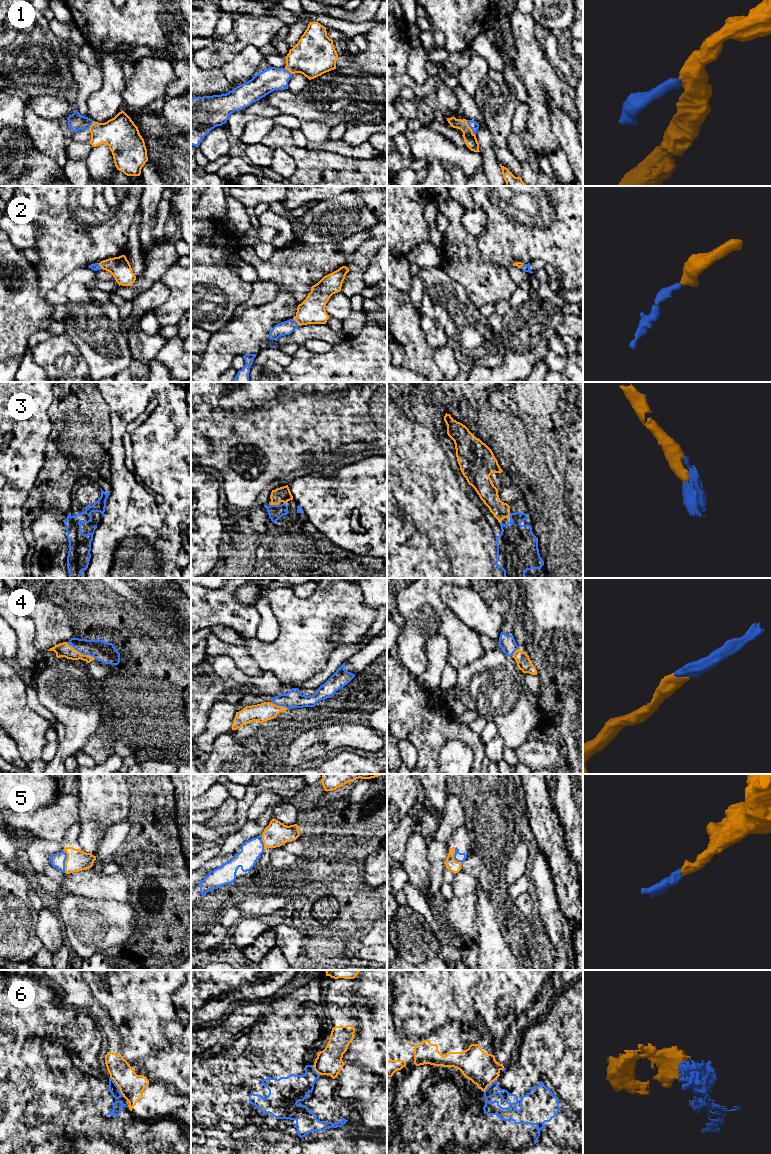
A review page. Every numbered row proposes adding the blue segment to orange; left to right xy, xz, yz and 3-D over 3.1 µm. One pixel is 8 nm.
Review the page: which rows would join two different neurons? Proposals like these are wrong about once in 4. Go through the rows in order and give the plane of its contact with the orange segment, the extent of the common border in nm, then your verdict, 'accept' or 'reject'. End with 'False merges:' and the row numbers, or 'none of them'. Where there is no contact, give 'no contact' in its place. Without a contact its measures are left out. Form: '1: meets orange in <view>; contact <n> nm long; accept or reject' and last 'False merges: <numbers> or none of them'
1: meets orange in yz; contact 150 nm long; accept
2: meets orange in xz; contact 80 nm long; accept
3: meets orange in xz; contact 60 nm long; accept
4: meets orange in xy; contact 280 nm long; accept
5: meets orange in xy; contact 190 nm long; accept
6: meets orange in xy; contact 190 nm long; reject
False merges: 6

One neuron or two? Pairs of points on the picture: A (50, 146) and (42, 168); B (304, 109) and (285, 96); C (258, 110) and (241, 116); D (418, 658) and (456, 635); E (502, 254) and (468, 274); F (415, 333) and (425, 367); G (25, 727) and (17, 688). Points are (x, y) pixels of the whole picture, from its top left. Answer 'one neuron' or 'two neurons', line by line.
A: two neurons
B: one neuron
C: one neuron
D: one neuron
E: two neurons
F: one neuron
G: one neuron

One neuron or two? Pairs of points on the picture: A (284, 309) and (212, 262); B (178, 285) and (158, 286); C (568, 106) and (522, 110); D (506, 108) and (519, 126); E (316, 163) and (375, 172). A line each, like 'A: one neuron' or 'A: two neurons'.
A: two neurons
B: two neurons
C: two neurons
D: two neurons
E: one neuron

